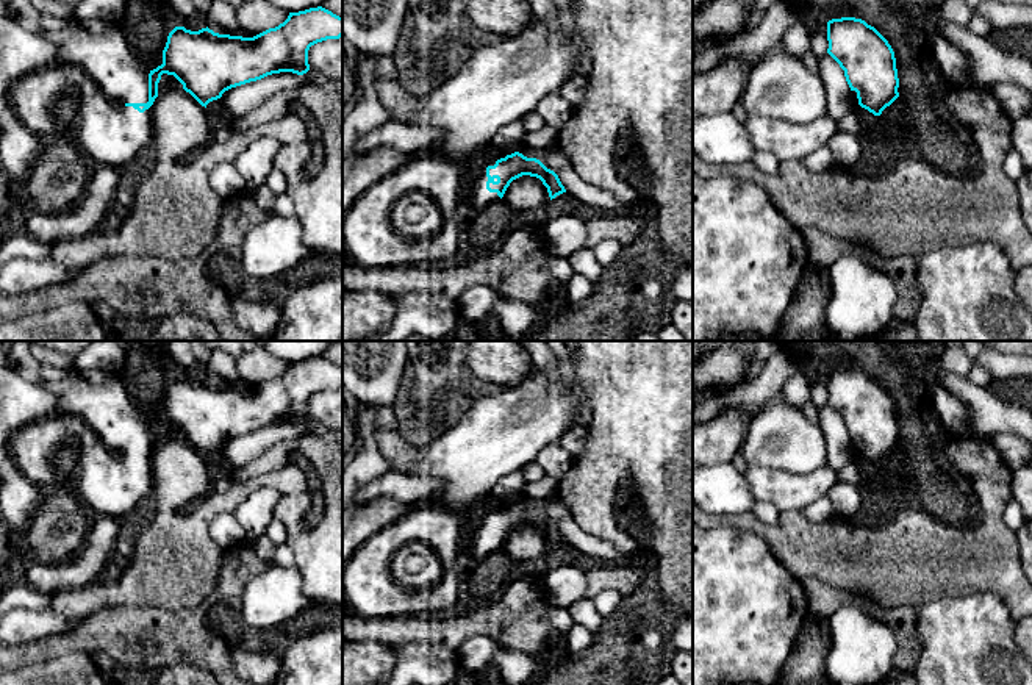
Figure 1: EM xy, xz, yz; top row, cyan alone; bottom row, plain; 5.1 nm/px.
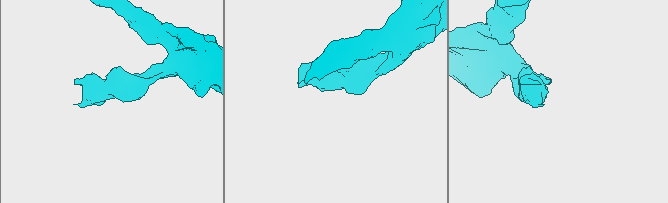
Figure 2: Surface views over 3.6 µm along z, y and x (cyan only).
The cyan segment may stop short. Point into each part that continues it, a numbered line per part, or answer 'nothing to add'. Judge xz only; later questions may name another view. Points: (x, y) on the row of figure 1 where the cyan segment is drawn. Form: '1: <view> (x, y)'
1: xz (479, 196)

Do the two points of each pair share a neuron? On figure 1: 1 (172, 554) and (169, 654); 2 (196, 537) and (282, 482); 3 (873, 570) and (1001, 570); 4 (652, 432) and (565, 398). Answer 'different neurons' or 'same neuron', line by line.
1: different neurons
2: same neuron
3: same neuron
4: different neurons

